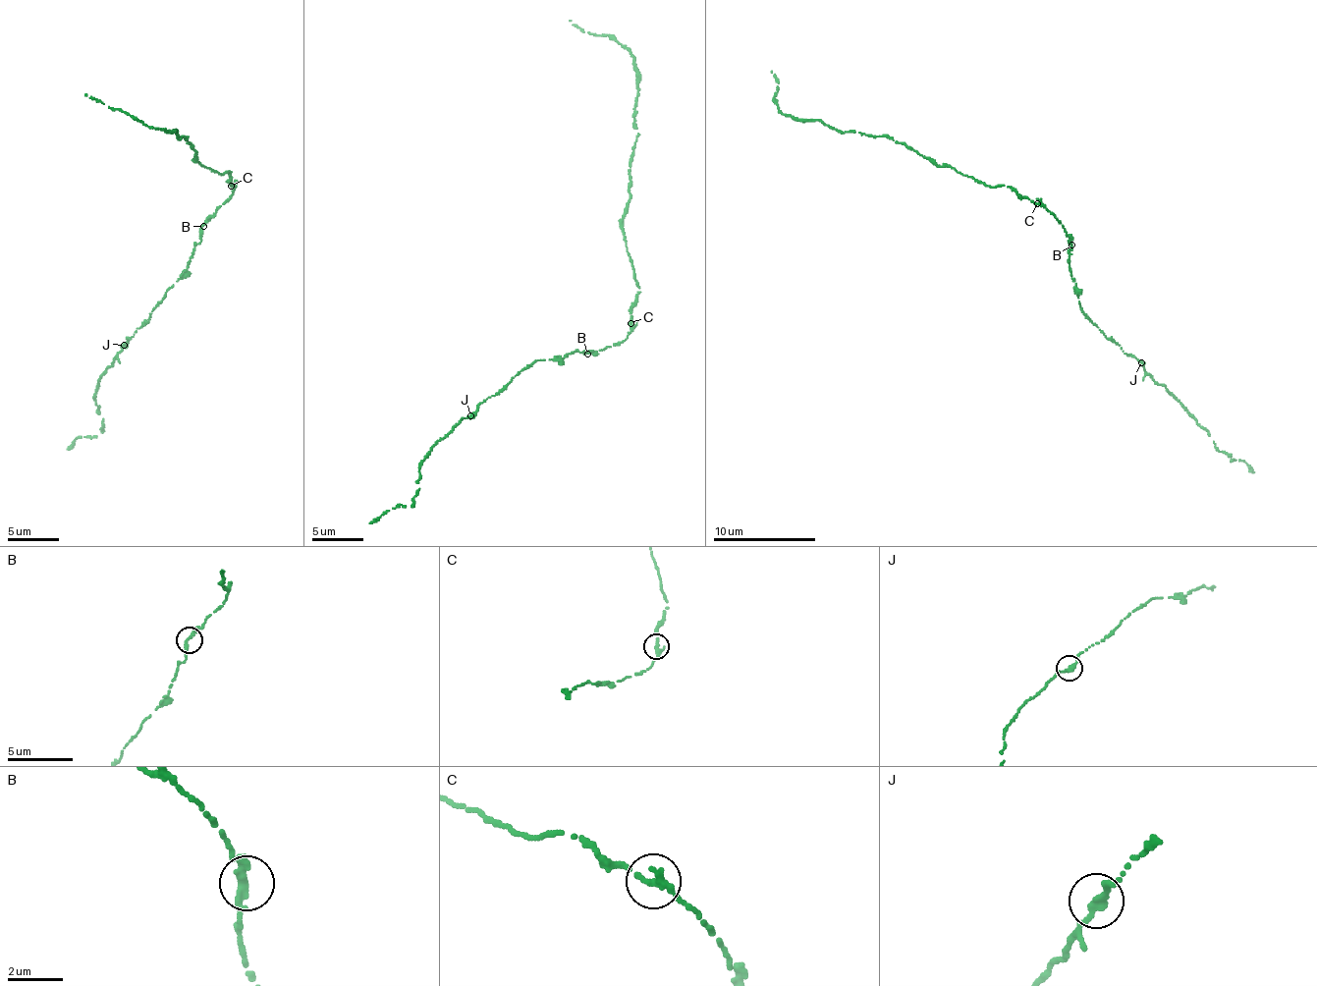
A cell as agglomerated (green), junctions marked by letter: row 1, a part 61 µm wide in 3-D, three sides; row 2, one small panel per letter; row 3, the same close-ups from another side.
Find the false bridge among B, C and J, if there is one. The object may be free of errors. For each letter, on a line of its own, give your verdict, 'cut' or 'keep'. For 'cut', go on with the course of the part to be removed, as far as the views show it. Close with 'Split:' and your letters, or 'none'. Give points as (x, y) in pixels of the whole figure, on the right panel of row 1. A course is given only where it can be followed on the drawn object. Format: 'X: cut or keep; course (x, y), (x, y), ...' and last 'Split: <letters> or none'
B: keep
C: cut; course (1037, 203), (1009, 186), (991, 188), (940, 167), (891, 137), (838, 132), (817, 119), (782, 114), (771, 72)
J: keep
Split: C

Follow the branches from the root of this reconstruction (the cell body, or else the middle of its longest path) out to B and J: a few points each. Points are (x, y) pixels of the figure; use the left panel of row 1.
B: (231, 194), (203, 226)
J: (231, 194), (203, 226), (200, 242), (194, 246), (186, 272), (124, 345)

